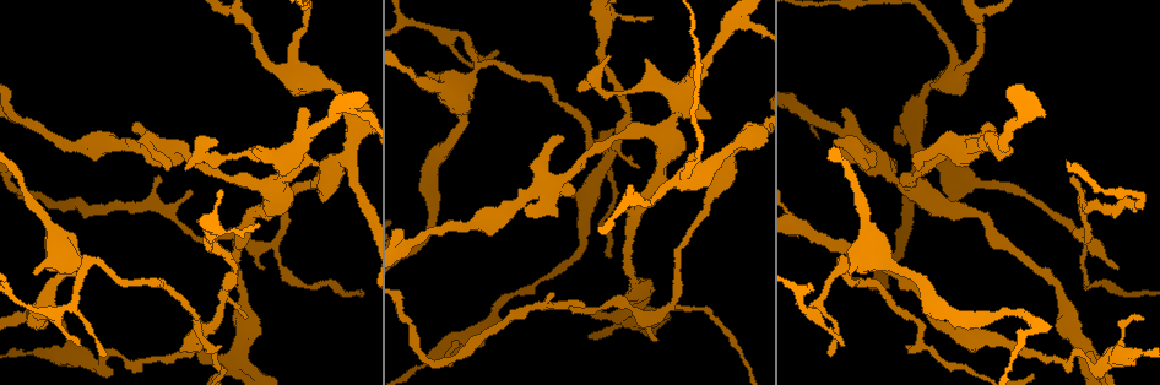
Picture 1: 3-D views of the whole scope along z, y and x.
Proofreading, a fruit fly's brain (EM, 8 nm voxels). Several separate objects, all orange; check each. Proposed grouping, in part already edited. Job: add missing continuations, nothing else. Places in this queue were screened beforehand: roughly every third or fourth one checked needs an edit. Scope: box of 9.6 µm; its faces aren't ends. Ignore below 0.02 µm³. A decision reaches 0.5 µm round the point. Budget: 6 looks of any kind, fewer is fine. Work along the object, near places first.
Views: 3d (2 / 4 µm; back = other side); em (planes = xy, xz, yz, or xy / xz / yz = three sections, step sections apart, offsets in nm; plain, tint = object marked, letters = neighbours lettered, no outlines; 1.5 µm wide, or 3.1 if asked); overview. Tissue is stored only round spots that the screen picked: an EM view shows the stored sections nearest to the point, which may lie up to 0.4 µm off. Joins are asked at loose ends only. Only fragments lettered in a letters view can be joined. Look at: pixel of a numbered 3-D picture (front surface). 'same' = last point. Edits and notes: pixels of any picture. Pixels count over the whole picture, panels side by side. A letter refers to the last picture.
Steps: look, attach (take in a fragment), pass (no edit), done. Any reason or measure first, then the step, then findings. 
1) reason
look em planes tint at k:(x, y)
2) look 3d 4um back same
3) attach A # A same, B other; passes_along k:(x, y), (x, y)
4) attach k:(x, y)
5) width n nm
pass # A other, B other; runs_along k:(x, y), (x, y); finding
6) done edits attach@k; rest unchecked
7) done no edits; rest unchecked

an open end
look em planes letters at 1:(905, 346)

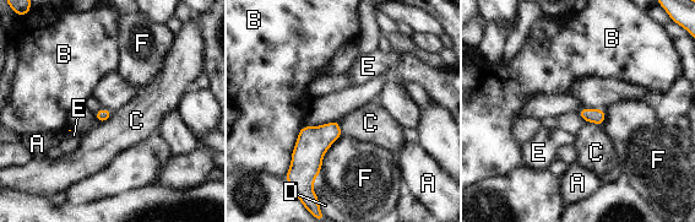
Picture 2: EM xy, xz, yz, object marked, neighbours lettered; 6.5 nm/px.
width 90 nm; longest_contact B 340 nm
pass # A other, B other, C other, D other, E other, F other; none of them fits

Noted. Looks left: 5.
look em xy step 8 tint at 1:(831, 356)

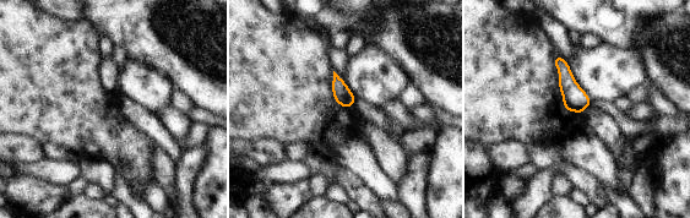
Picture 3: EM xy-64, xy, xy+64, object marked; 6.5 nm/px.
another direction
look em planes letters same

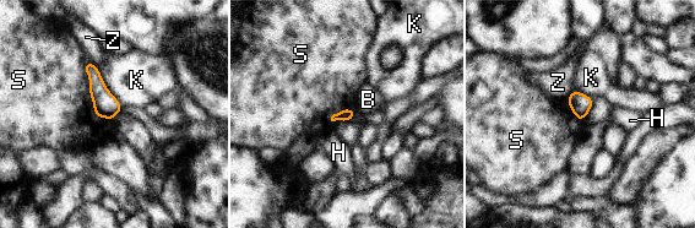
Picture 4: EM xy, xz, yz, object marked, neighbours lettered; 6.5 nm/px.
pass # B other, H other, K other, S other, Z other; border 4:(352, 107), (343, 108), (331, 117); no lettered fragment goes on from it

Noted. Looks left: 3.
an open end
look em yz step 4 tint at 1:(185, 168)

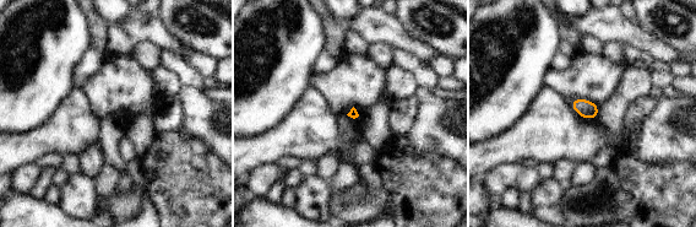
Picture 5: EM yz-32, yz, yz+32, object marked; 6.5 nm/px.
look em xy step 4 letters same

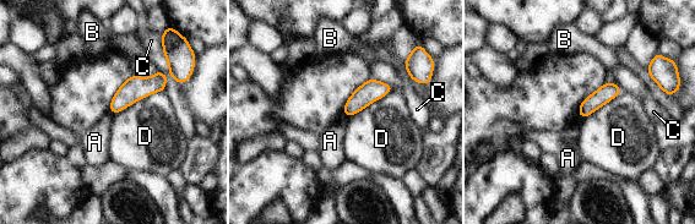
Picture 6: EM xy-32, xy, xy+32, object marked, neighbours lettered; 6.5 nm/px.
pass # A other, B other, C other, D other; none of them fits

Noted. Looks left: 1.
done no edits; rest unchecked

